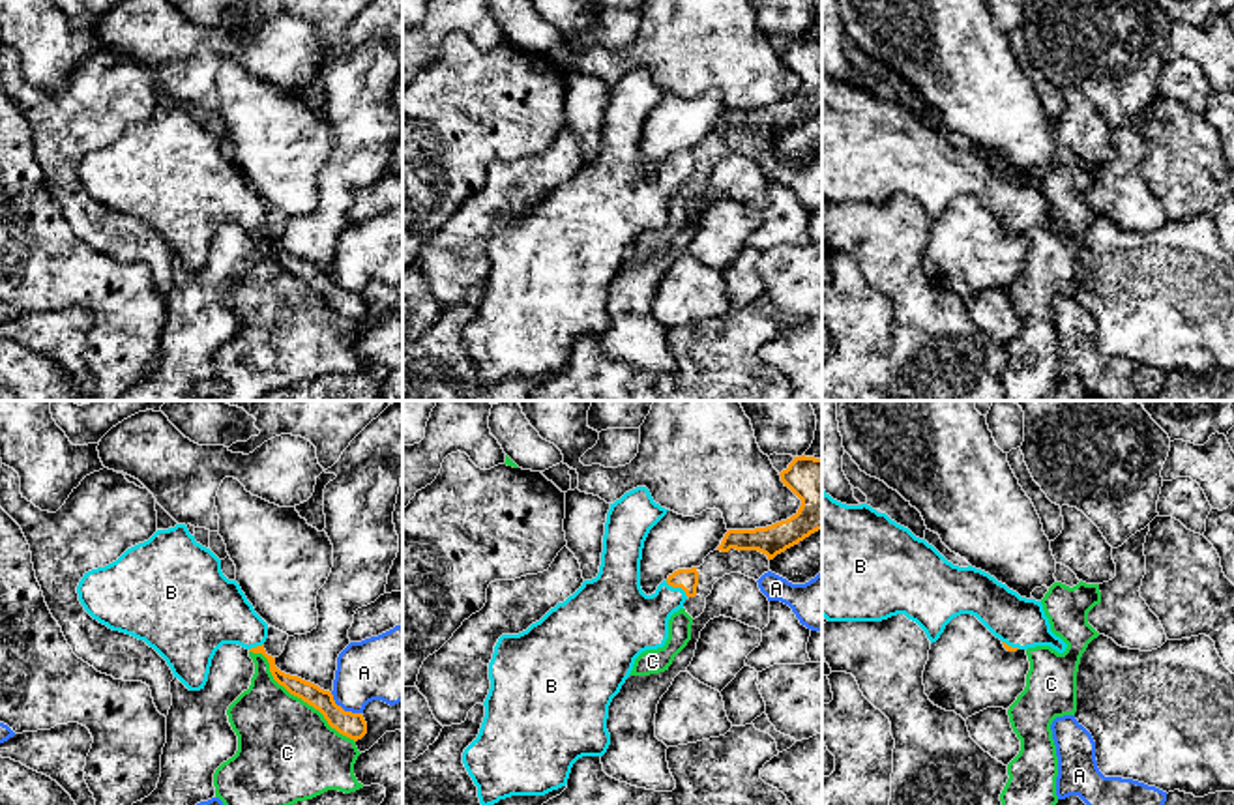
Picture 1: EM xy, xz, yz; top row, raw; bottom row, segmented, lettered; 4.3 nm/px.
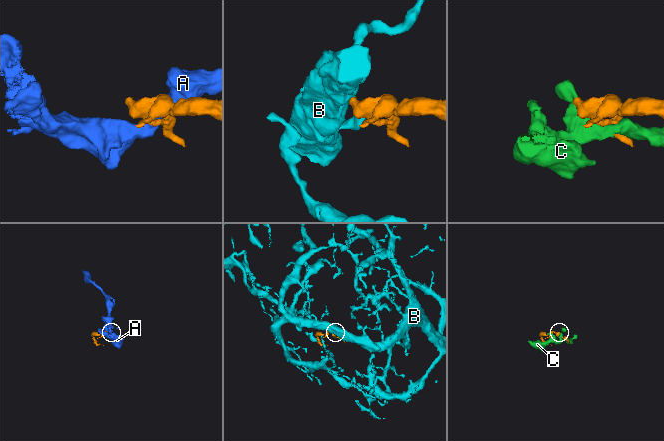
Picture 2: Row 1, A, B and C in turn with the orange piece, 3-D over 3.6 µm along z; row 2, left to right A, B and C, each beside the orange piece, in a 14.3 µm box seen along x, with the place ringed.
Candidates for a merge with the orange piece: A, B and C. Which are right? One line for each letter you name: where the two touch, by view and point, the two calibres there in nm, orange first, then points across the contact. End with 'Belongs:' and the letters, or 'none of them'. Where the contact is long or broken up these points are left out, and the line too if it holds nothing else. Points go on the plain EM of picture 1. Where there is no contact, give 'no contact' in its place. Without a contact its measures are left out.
B: contact xz (676, 167); calibres 100 and 280 nm; way xz (688, 160), (676, 167), (643, 201), (631, 203)
Belongs: B

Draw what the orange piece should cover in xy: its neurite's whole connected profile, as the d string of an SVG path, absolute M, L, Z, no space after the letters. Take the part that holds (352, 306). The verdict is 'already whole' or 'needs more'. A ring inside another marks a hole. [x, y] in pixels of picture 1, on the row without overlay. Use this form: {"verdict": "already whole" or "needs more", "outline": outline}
{"verdict": "needs more", "outline": "M185 105L157 110L116 142L84 154L77 174L94 200L154 228L189 271L204 270L223 225L238 225L262 234L273 260L318 290L339 315L354 322L367 315L361 294L345 292L330 271L275 247L264 230L268 204Z"}

